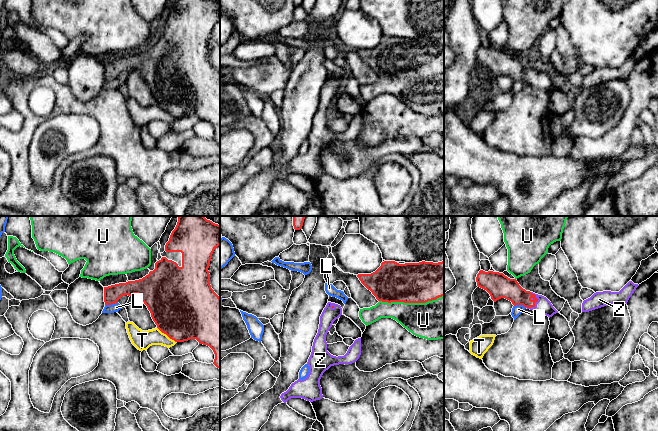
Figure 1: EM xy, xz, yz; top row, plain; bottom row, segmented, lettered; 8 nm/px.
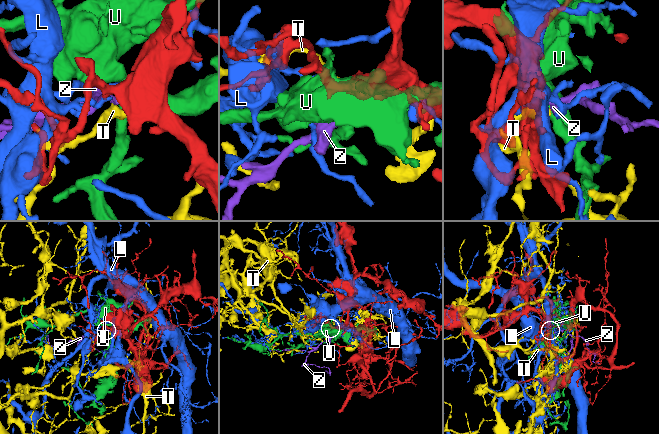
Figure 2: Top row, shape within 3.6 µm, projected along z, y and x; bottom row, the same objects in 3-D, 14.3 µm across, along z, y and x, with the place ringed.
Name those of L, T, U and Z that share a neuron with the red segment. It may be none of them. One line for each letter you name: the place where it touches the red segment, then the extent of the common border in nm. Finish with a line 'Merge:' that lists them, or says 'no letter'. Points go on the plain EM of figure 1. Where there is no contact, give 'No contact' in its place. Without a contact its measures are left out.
Z: Touches red at yz (537, 76). Shared border 140 nm
Merge: Z

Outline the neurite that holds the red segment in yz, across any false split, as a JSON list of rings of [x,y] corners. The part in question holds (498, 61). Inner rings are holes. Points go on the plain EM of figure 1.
[[[480,46],[476,58],[478,63],[490,70],[494,78],[505,74],[514,82],[523,81],[525,84],[542,89],[549,94],[558,89],[546,73],[526,67],[516,55],[510,55],[503,49]]]

